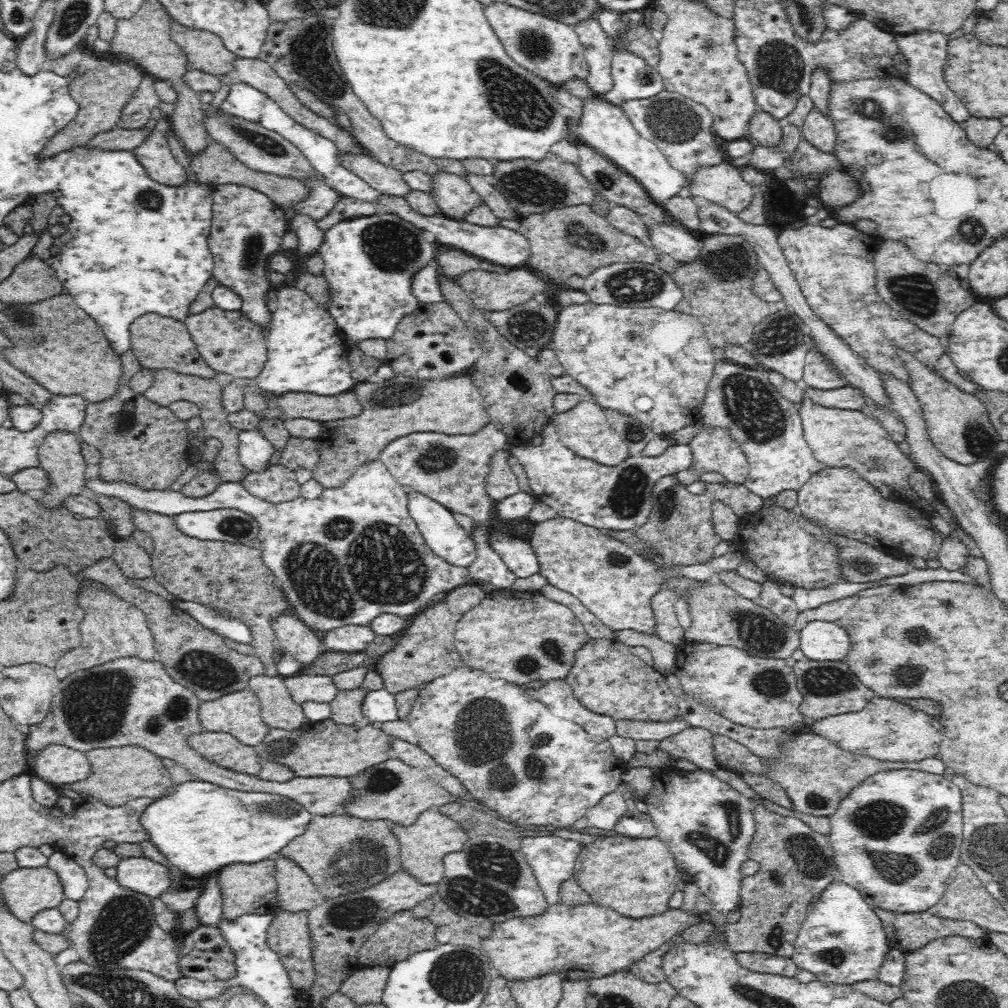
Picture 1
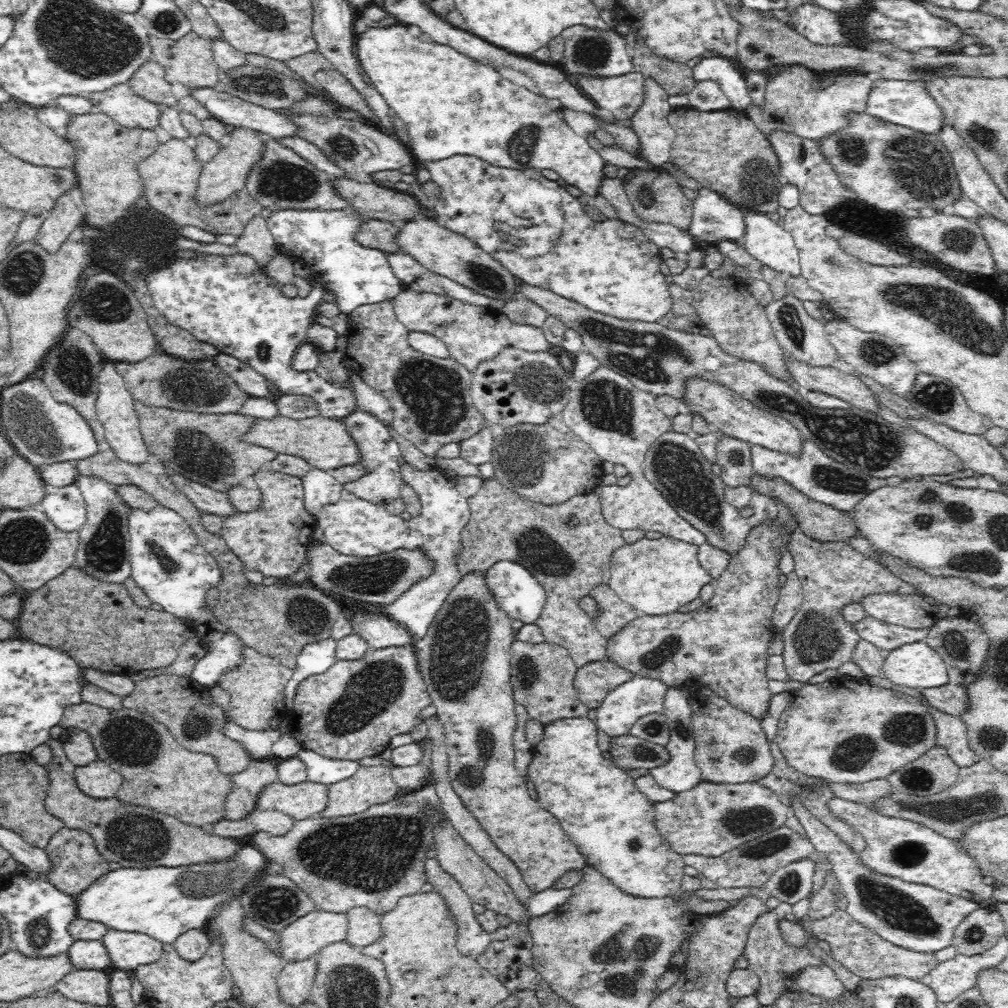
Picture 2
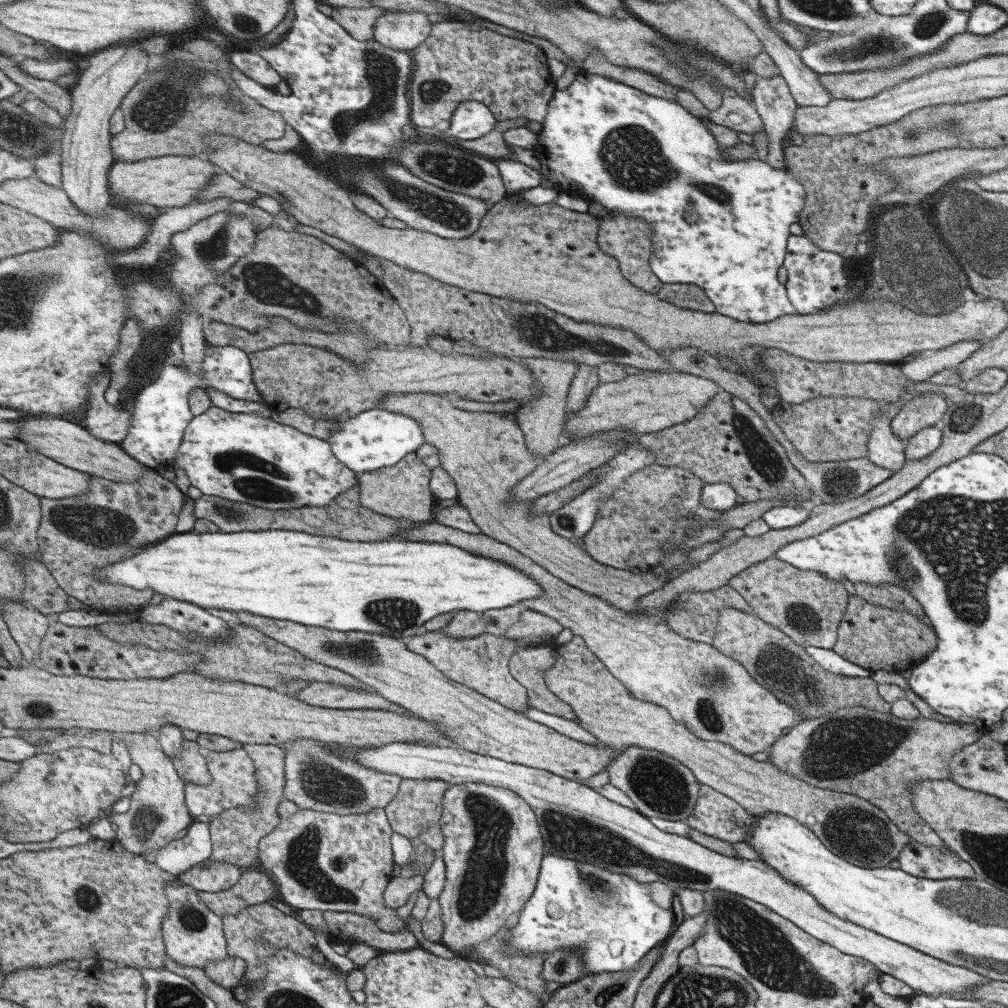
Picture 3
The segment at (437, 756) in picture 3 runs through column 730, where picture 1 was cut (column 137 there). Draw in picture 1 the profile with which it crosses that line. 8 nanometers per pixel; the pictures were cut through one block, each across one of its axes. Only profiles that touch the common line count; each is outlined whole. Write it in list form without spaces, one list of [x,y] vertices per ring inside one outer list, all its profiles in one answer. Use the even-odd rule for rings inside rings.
[[[144,856],[138,858],[122,858],[116,866],[118,876],[116,880],[138,894],[160,898],[166,892],[172,892],[172,874],[166,866],[156,864],[154,860],[146,860]]]

